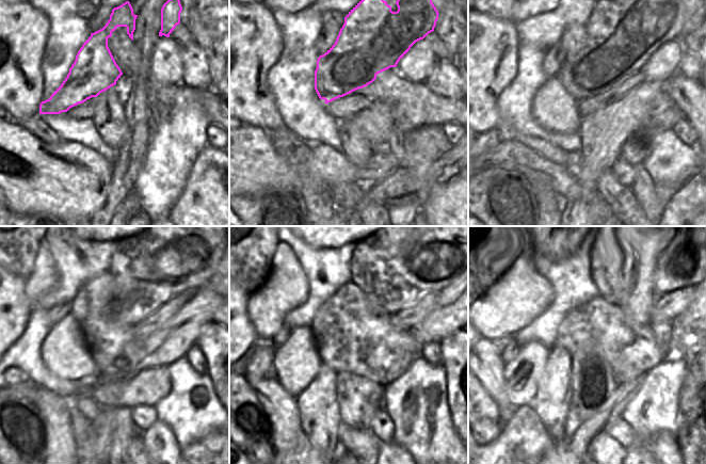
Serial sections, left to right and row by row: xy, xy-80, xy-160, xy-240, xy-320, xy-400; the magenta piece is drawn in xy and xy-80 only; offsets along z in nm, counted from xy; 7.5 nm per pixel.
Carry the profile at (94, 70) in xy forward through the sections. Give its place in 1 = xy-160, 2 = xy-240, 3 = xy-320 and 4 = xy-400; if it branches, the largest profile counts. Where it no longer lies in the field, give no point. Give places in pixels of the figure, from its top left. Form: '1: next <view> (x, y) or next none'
1: next xy-160 (618, 45)
2: next xy-240 (182, 259)
3: next xy-320 (392, 277)
4: next xy-400 (685, 258)

